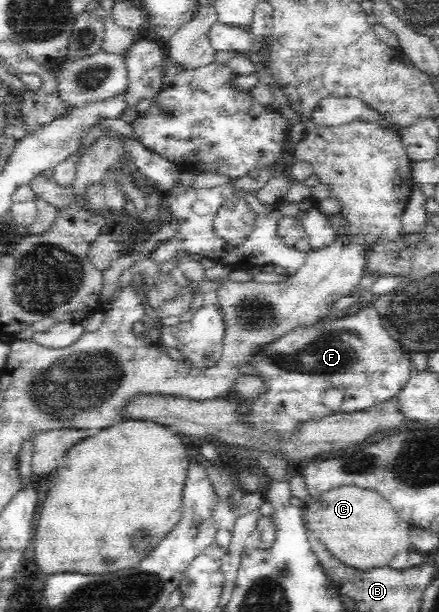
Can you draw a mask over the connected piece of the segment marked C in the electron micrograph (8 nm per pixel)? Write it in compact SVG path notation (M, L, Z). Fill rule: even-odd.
M339 486L322 493L317 499L304 502L303 513L308 534L314 535L342 565L360 569L372 570L383 568L400 554L402 550L411 550L410 530L412 525L404 522L392 506L380 496L377 490L363 489L358 486Z

